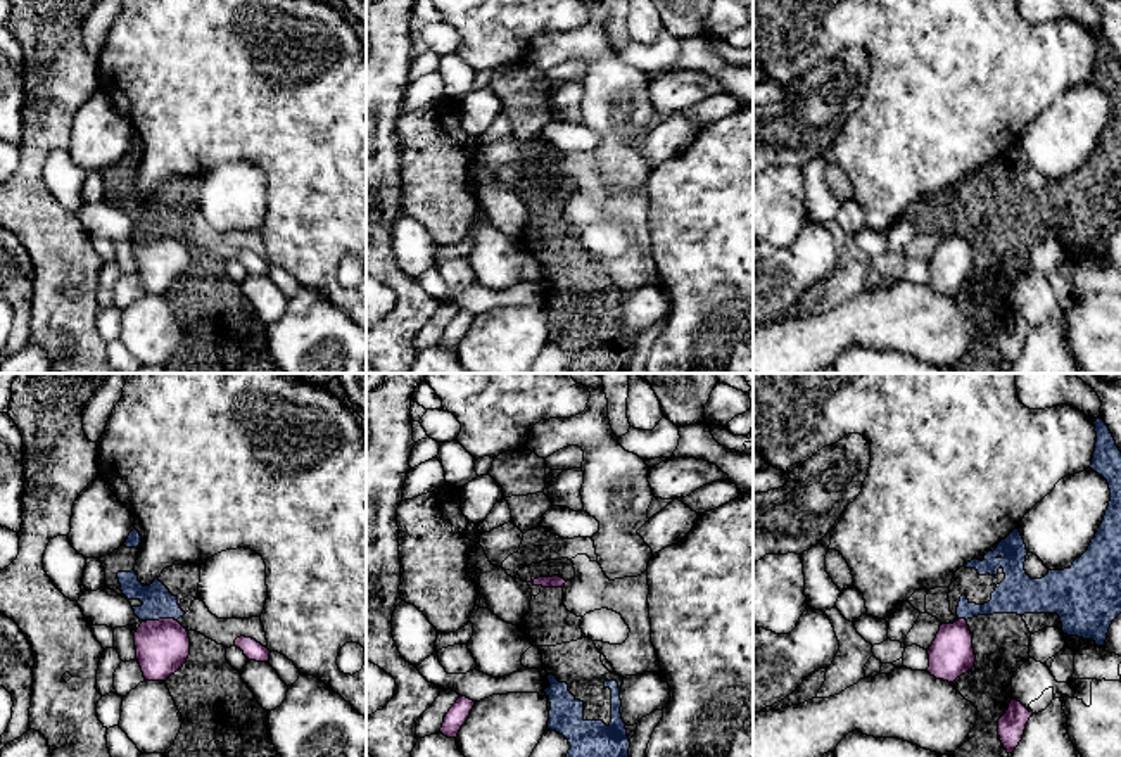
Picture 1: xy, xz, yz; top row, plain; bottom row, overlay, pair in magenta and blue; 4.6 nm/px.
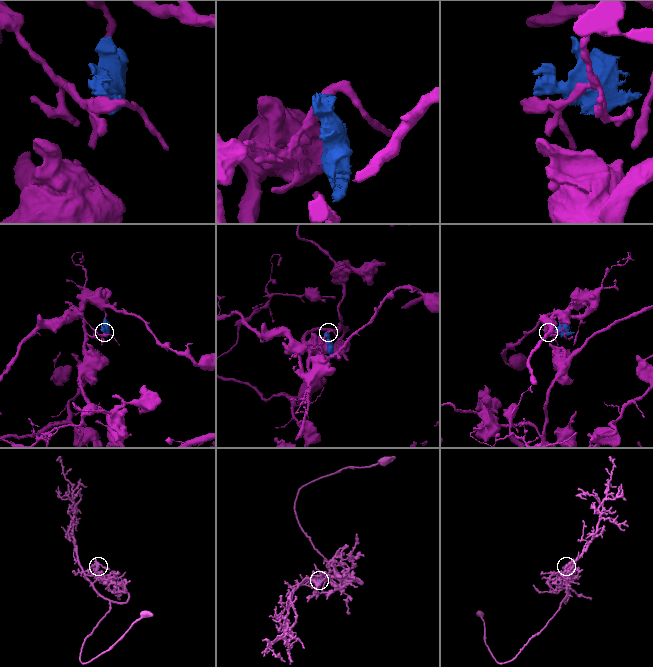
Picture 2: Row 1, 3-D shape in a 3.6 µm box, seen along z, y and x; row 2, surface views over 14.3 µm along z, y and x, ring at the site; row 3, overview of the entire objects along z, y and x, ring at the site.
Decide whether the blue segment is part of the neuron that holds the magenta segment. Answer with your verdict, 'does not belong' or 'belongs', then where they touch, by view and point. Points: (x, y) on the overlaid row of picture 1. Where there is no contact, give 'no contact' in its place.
does not belong; contact xy (161, 619)

